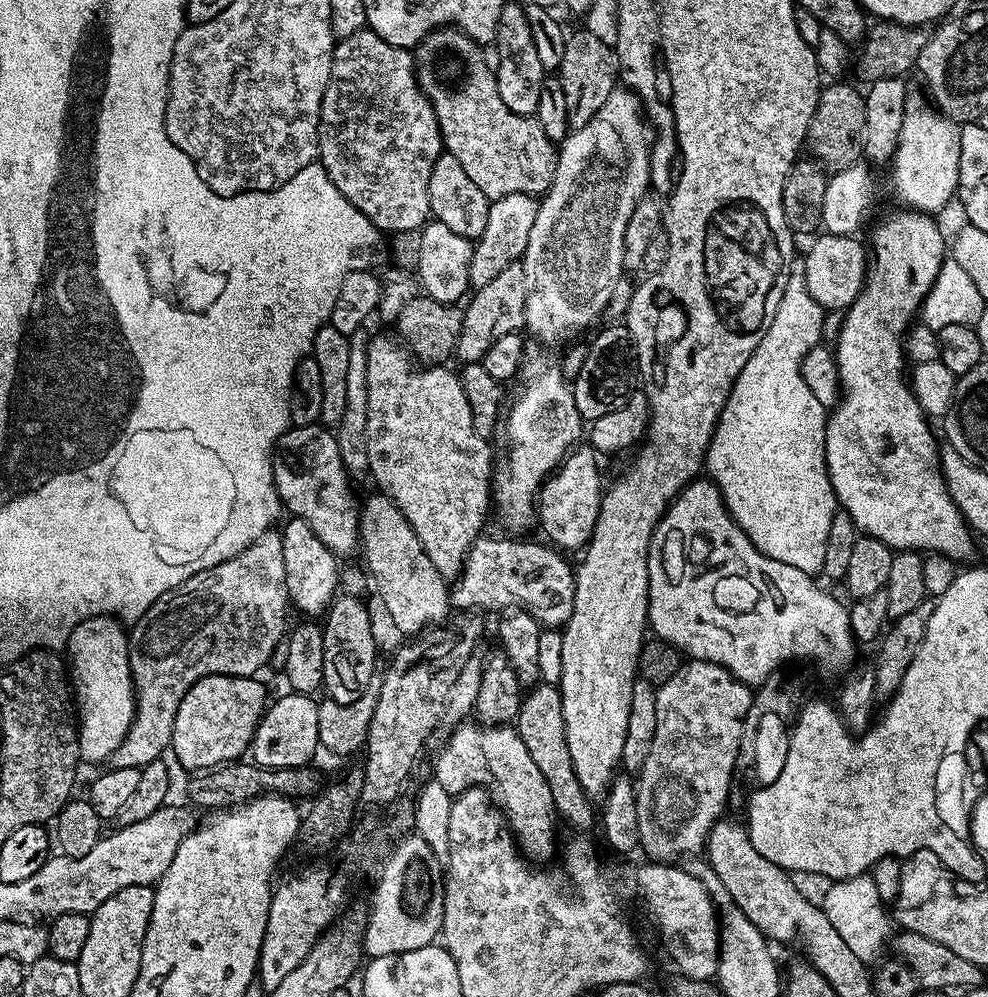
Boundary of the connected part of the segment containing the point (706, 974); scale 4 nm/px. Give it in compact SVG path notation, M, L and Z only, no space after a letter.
M644 862L640 869L636 872L636 884L640 887L640 896L644 900L648 900L648 908L652 911L652 916L656 919L656 924L660 927L660 936L664 939L664 944L668 947L668 956L676 963L676 972L685 976L687 980L706 980L711 981L716 975L716 963L720 960L720 934L718 931L718 908L713 904L712 897L708 895L707 890L702 886L702 882L691 876L683 867L675 868L677 865L672 862Z

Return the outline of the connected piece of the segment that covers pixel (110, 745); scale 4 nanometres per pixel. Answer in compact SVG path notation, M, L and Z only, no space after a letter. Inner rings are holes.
M95 616L84 620L70 634L66 645L67 663L70 665L70 684L74 689L74 708L78 713L80 730L80 759L92 764L111 761L114 750L122 746L122 738L132 725L136 713L136 691L132 688L132 671L128 665L129 633L121 621L111 616Z

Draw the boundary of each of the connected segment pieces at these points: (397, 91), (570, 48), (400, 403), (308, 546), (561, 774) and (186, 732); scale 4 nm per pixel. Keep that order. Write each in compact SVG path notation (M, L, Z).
M371 30L350 34L350 38L339 41L332 50L330 82L320 107L318 163L326 170L330 182L381 232L416 232L430 220L430 170L434 170L434 162L441 155L440 124L431 102L420 91L413 53L407 48L390 46Z
M580 30L566 39L566 54L562 54L562 62L558 69L562 82L562 94L566 94L566 118L569 129L575 130L586 126L598 110L602 110L602 102L610 98L610 94L618 87L618 65L613 45L602 42L602 38L594 38L587 30Z
M373 335L366 350L368 471L380 487L377 489L393 500L406 522L410 522L414 534L418 534L418 542L422 542L422 550L426 550L430 562L434 562L438 574L452 582L464 569L470 546L485 531L484 519L490 516L490 493L494 488L492 452L488 449L489 441L474 430L459 375L451 372L448 366L417 366L403 343L393 340Z
M289 519L289 524L282 528L282 559L286 562L286 590L291 607L305 612L305 617L320 618L327 613L333 600L338 596L340 568L336 553L330 551L306 526L304 520Z
M537 683L531 689L532 692L523 697L520 701L520 709L514 721L514 727L517 734L522 738L522 742L526 742L526 750L530 750L530 758L534 758L535 765L542 774L542 778L546 778L546 786L550 786L550 794L554 798L554 806L558 813L559 819L564 820L572 828L577 828L577 833L584 834L592 823L597 823L598 812L592 809L593 801L582 790L582 786L578 782L578 774L574 774L574 762L570 762L570 748L566 746L566 726L562 718L562 698L560 697L560 689L557 685Z
M207 676L198 682L182 698L178 714L172 727L171 751L176 751L176 760L187 770L207 770L218 768L225 762L236 762L241 759L240 752L247 753L252 746L256 725L266 711L264 688L259 679L246 676Z

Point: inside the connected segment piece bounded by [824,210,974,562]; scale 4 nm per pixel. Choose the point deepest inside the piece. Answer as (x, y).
(885, 468)

